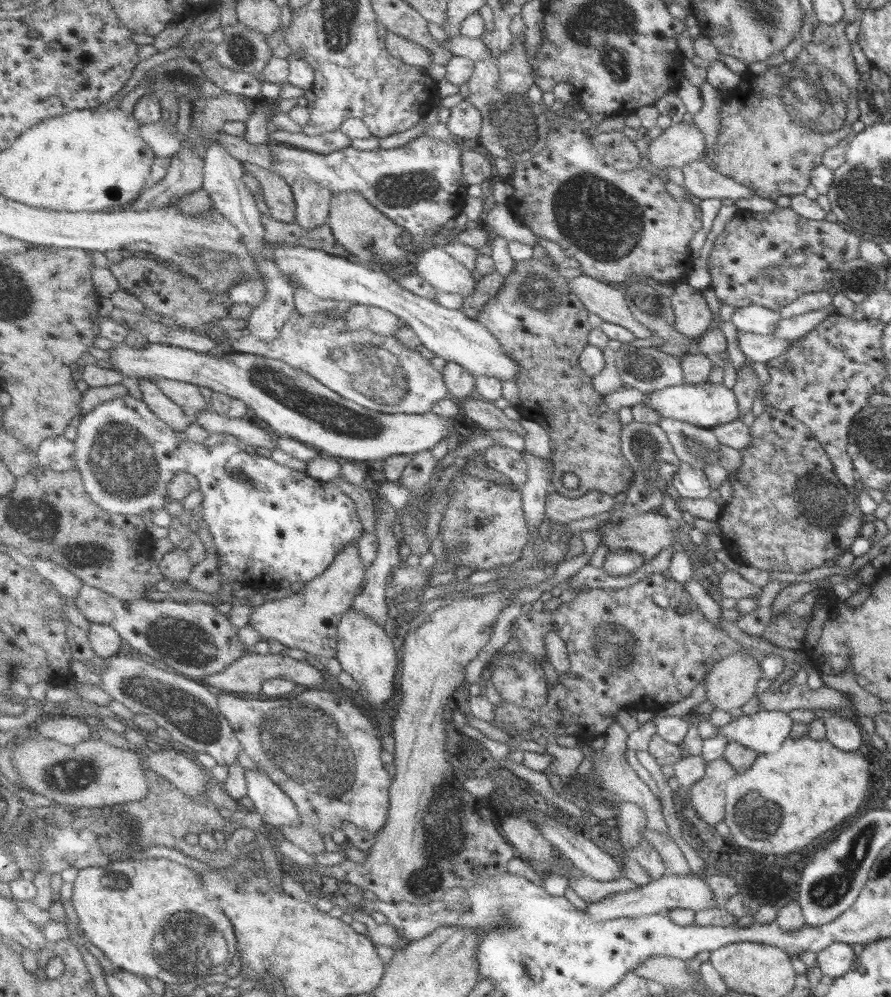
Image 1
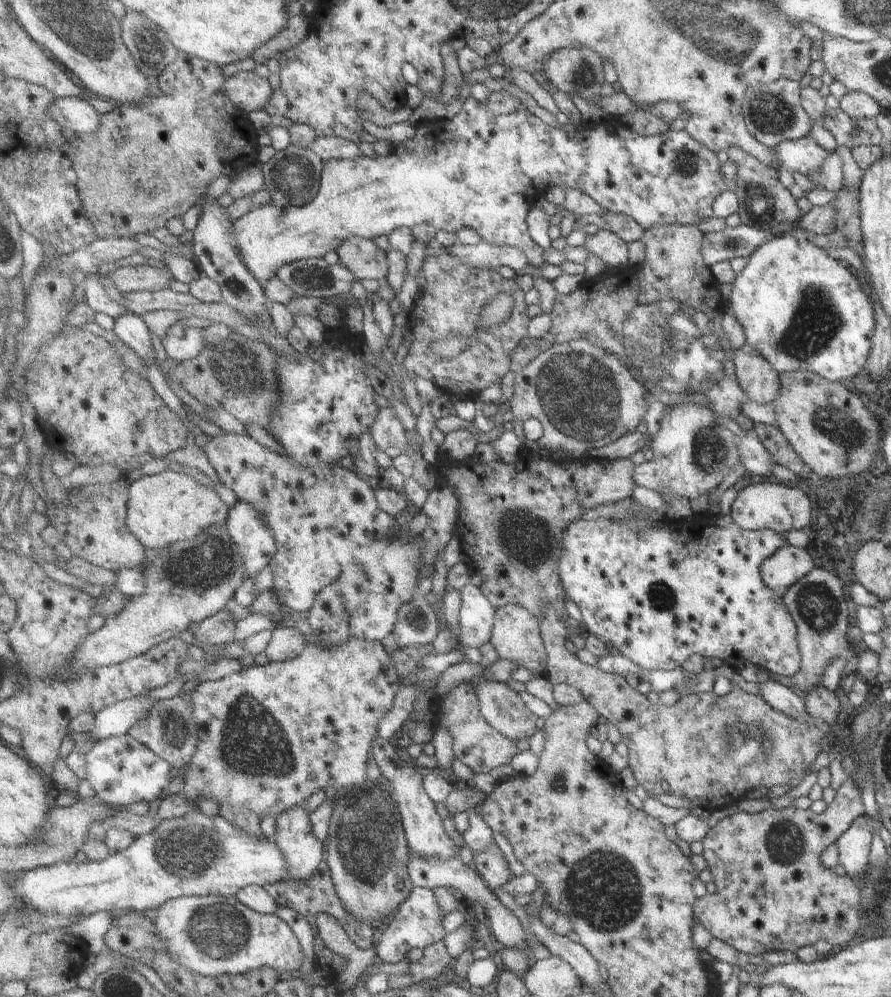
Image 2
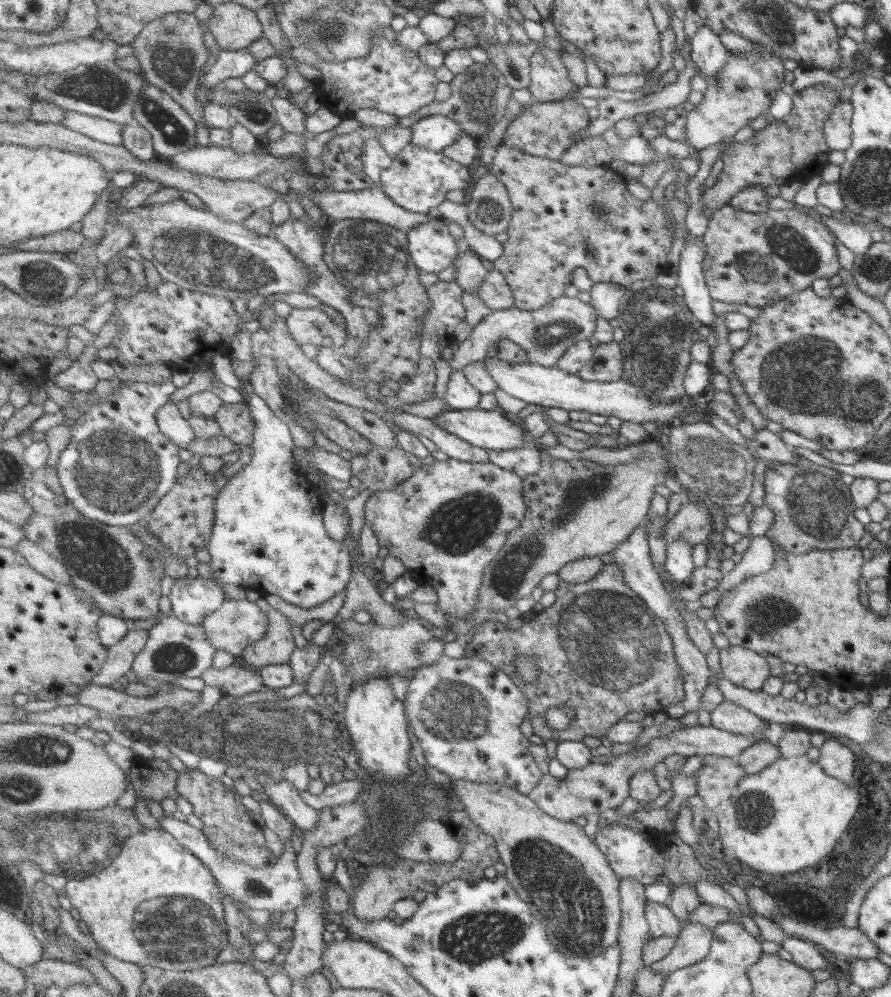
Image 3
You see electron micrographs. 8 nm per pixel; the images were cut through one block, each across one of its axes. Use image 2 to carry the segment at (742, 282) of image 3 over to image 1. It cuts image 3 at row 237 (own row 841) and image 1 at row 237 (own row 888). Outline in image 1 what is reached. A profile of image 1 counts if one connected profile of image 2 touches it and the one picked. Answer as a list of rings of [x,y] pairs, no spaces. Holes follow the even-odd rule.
[[[780,207],[773,212],[754,212],[752,210],[742,210],[738,209],[737,213],[734,215],[734,218],[728,222],[724,231],[718,235],[716,241],[714,242],[714,247],[712,252],[710,252],[710,256],[708,256],[708,267],[709,273],[711,276],[711,286],[713,290],[715,290],[716,296],[720,303],[729,304],[730,306],[738,307],[749,307],[750,305],[758,305],[771,311],[778,311],[785,306],[788,306],[791,302],[794,302],[796,298],[802,296],[802,294],[806,294],[807,292],[822,292],[828,290],[832,286],[832,276],[836,270],[838,270],[842,264],[846,264],[846,262],[850,262],[859,258],[859,250],[860,249],[860,238],[856,235],[855,232],[849,232],[844,228],[838,225],[838,222],[831,222],[824,220],[810,220],[796,214],[794,210],[790,207]],[[794,254],[804,254],[804,262],[802,264],[798,264],[798,266],[794,266],[792,264],[792,256]]]

